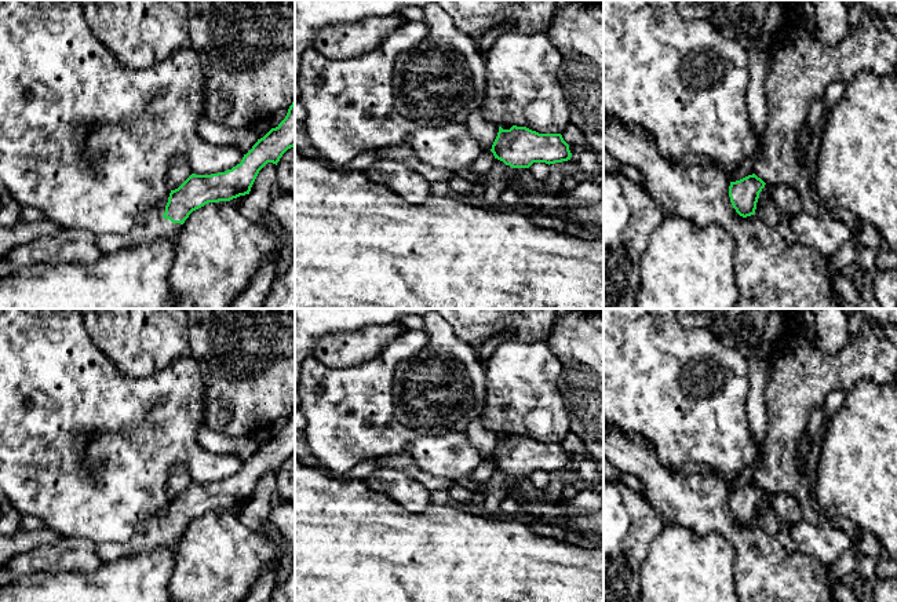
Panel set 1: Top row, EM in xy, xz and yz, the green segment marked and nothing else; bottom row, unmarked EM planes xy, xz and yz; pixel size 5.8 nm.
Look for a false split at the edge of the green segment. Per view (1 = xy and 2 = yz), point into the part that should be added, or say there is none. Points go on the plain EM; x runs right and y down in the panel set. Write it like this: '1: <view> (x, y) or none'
1: xy (150, 533)
2: none

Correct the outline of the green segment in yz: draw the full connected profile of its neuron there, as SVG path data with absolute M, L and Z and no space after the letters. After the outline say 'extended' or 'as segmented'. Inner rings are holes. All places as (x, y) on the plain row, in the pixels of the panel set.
M755 482L740 489L730 490L730 511L740 525L747 526L755 522L759 501L765 493L766 492Z | as segmented

